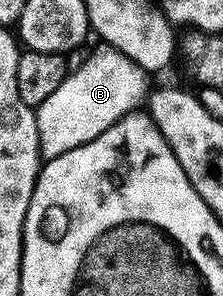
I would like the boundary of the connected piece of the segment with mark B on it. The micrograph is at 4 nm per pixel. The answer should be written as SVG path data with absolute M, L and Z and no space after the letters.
M114 50L102 51L92 51L87 61L68 74L61 82L61 86L57 86L57 90L53 90L53 94L49 94L49 98L45 98L45 102L41 102L35 108L35 121L39 131L39 150L44 157L60 156L69 150L88 144L90 140L97 138L105 130L109 130L109 126L116 124L122 116L136 111L142 105L139 104L142 100L144 103L148 99L148 73L144 72L121 52Z

